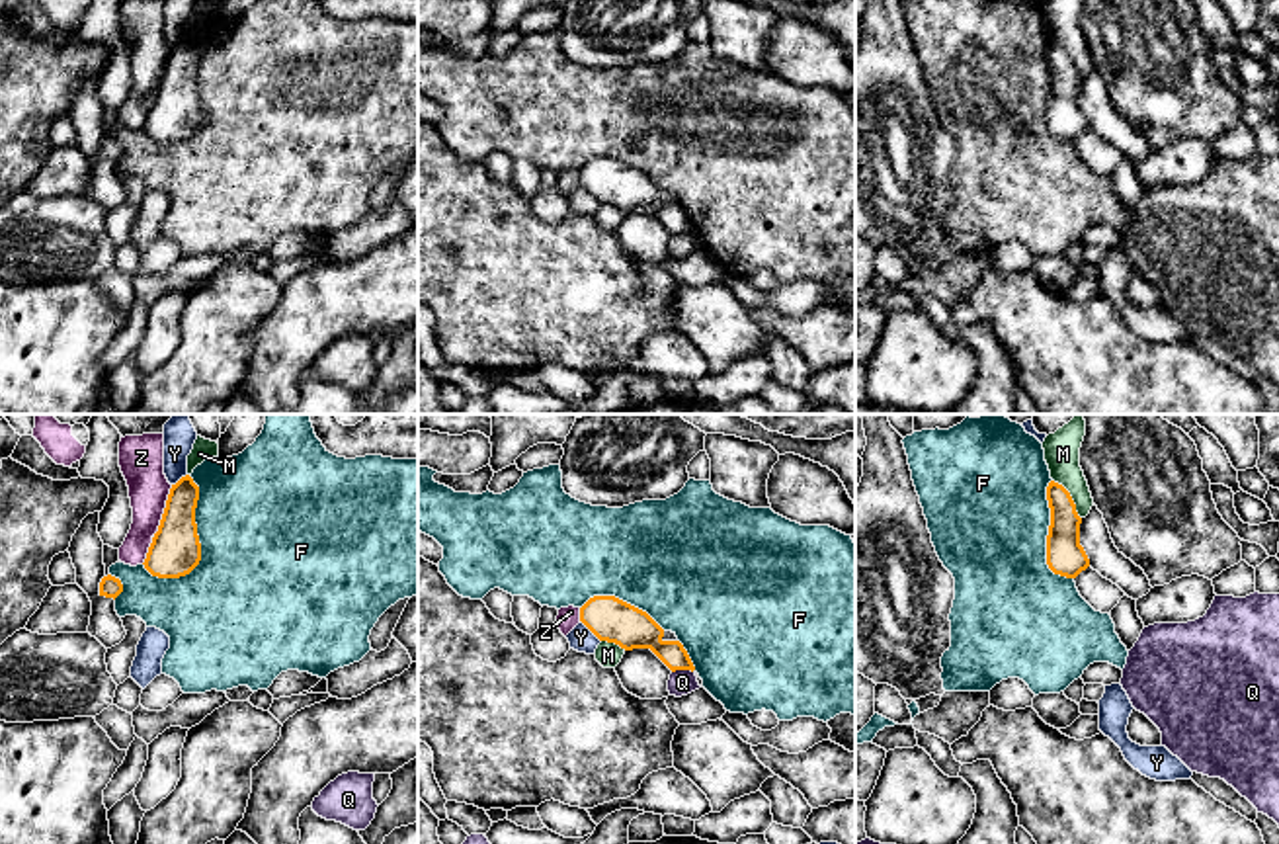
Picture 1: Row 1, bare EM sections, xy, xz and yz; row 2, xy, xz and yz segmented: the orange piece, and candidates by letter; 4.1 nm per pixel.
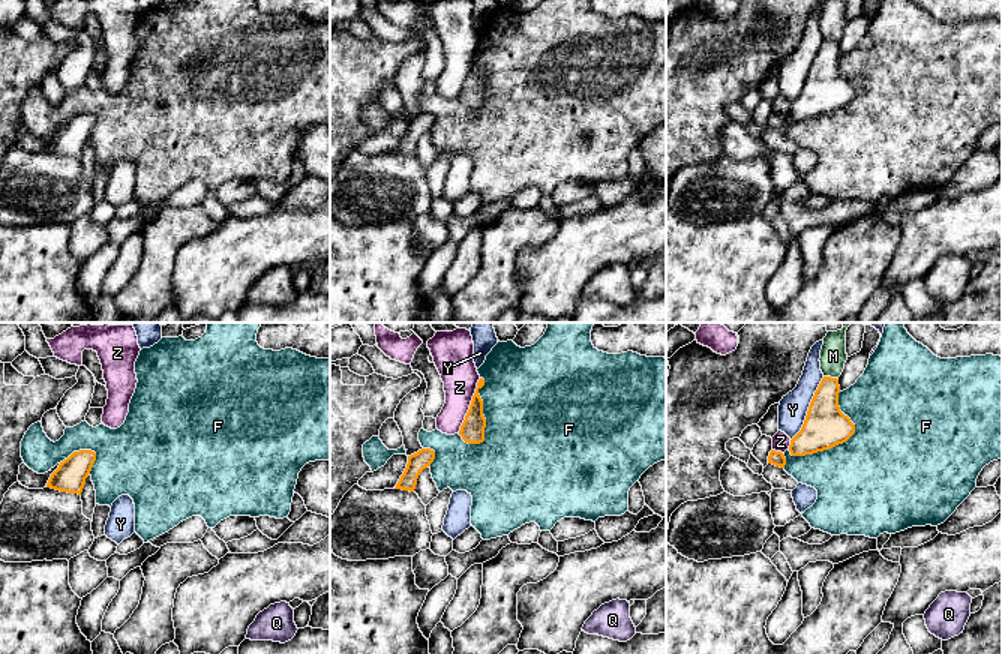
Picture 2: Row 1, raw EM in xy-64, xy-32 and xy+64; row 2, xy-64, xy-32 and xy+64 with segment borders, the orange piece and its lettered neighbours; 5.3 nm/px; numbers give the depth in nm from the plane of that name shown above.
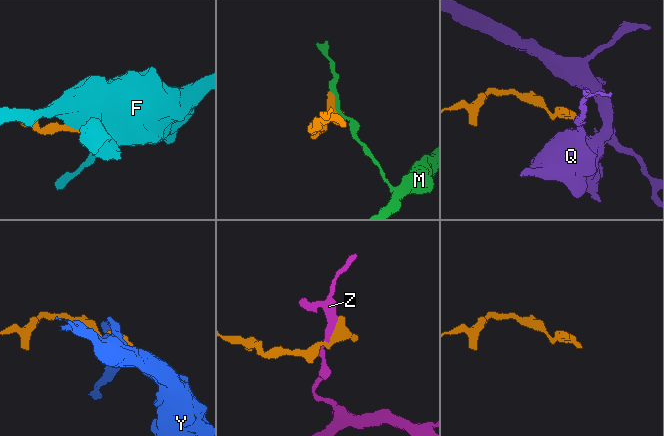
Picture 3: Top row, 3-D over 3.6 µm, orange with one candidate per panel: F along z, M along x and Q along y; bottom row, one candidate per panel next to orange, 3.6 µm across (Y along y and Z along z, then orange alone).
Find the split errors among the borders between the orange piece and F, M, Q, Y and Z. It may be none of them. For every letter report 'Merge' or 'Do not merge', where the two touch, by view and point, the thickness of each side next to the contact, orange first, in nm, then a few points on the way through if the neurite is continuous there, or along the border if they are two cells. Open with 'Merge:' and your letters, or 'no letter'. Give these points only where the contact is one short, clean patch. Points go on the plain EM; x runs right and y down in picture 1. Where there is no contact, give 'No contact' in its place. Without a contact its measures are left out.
Merge: no letter
F: Do not merge. Touches orange at xy (198, 104). Thickness 200 nm (orange) against 480 nm
M: Do not merge. Touches orange at yz (1071, 61). Thickness 160 nm (orange) against 140 nm. Boundary: yz (1053, 42), (1069, 55), (1080, 81)
Q: Do not merge. Touches orange at xz (682, 231). Thickness 160 nm (orange) against 110 nm. Boundary: xz (692, 233), (672, 235)
Y: Do not merge. Touches orange at xz (590, 192). Thickness 180 nm (orange) against 100 nm
Z: Do not merge. Touches orange at xy (165, 73). Thickness 200 nm (orange) against 190 nm

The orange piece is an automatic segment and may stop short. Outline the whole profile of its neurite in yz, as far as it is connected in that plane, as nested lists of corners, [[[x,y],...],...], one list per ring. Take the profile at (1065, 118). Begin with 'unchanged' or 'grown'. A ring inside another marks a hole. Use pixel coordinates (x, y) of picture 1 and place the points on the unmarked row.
unchanged; [[[1054,43],[1047,49],[1047,63],[1051,70],[1047,127],[1054,137],[1076,141],[1090,129],[1090,121],[1080,107],[1082,80],[1076,74],[1070,55]]]

